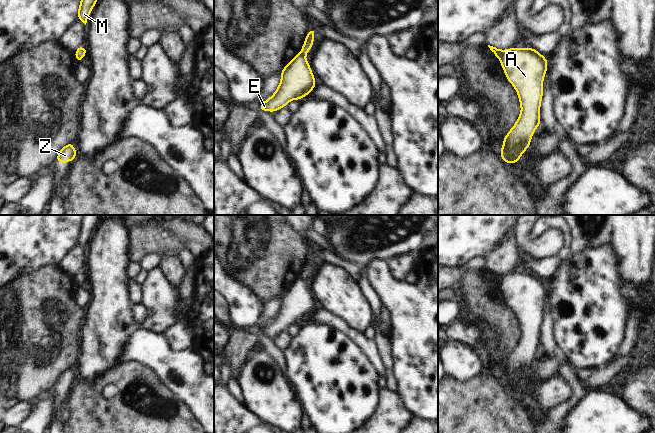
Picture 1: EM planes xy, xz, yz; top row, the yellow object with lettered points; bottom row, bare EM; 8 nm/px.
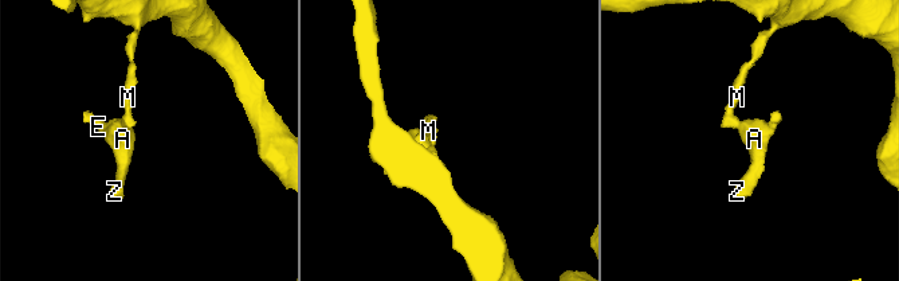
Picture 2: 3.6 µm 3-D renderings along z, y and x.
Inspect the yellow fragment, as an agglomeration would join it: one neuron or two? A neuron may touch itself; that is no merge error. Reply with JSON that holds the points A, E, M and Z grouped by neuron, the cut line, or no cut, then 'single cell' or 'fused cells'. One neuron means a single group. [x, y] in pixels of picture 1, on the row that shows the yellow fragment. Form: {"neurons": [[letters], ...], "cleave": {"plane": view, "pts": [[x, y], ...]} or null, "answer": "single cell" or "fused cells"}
{"neurons": [["A", "E", "Z"], ["M"]], "cleave": {"plane": "yz", "pts": [[504, 51], [499, 58]]}, "answer": "fused cells"}

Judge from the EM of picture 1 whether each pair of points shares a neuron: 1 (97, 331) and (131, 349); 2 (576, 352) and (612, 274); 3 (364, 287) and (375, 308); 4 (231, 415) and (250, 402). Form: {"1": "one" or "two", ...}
{"1": "two", "2": "one", "3": "one", "4": "two"}

